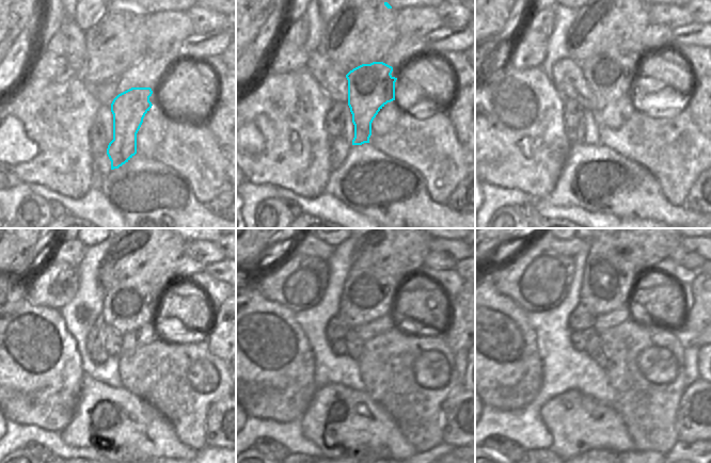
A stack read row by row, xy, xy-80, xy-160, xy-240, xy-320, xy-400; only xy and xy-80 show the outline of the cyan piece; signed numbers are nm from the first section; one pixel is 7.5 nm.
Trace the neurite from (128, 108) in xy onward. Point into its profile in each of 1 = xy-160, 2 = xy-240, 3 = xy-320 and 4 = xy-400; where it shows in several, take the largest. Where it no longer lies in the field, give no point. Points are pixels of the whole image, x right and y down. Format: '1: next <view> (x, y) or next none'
1: next xy-160 (610, 77)
2: next xy-240 (124, 309)
3: next xy-320 (365, 298)
4: next xy-400 (603, 290)

